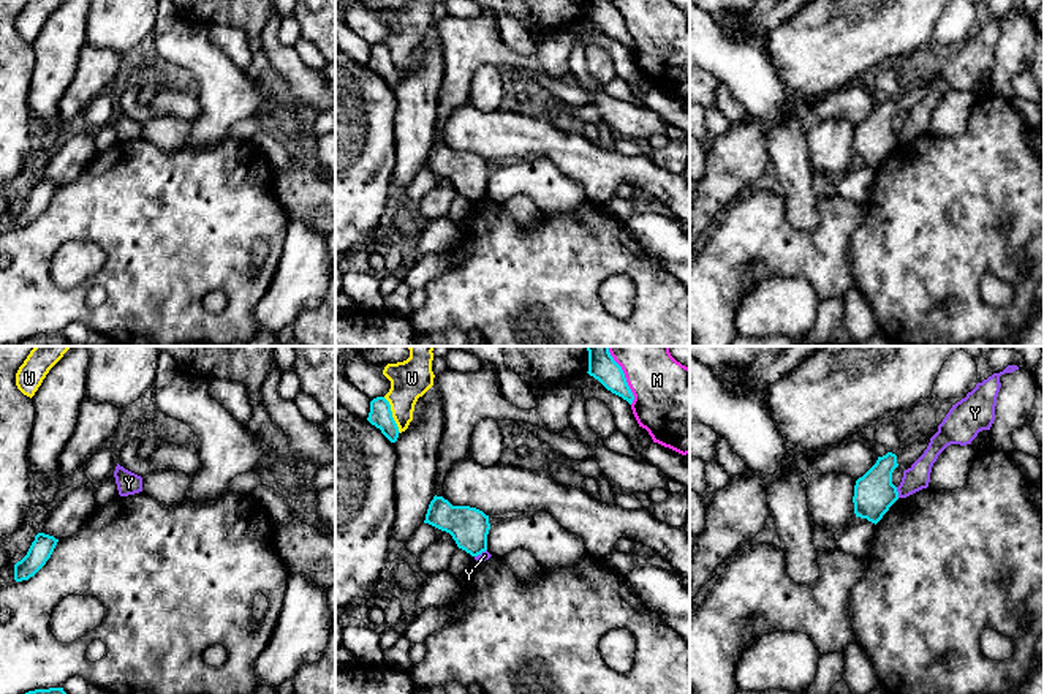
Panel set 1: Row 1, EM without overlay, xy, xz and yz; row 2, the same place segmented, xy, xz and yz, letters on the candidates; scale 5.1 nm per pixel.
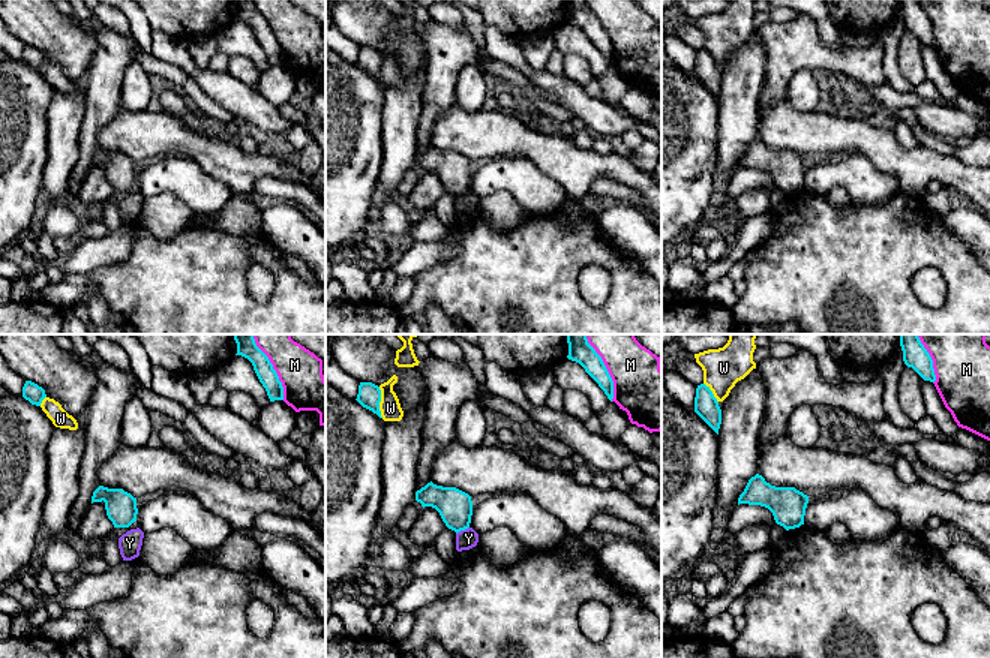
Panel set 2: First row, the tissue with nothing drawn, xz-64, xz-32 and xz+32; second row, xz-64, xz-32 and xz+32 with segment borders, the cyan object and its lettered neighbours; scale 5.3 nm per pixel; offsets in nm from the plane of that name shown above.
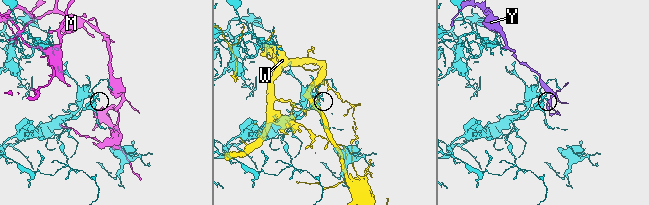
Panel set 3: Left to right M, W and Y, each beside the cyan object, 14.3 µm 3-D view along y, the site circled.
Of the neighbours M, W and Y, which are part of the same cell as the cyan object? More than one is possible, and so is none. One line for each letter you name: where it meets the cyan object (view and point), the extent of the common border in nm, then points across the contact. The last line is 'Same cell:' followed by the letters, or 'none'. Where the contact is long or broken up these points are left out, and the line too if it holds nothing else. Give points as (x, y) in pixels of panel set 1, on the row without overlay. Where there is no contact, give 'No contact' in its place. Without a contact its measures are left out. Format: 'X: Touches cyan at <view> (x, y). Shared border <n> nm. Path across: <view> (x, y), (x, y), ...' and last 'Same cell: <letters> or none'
Same cell: none

